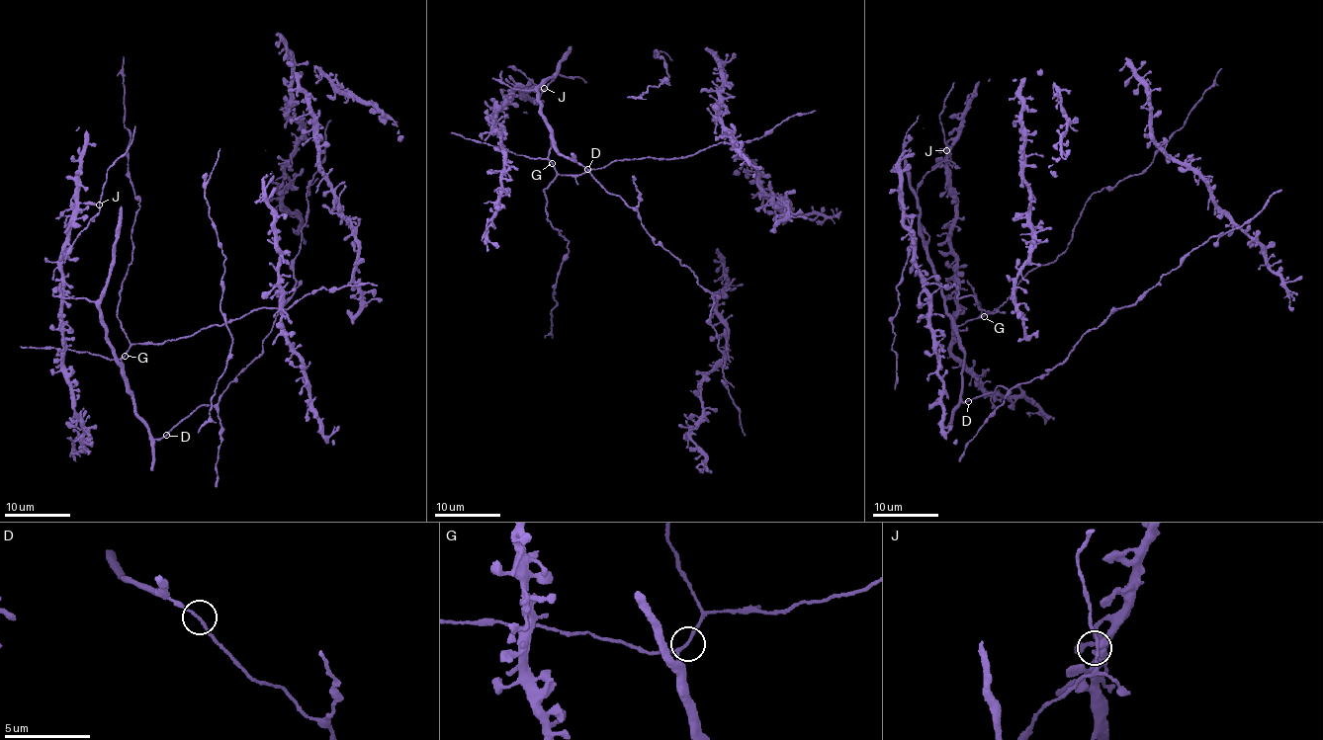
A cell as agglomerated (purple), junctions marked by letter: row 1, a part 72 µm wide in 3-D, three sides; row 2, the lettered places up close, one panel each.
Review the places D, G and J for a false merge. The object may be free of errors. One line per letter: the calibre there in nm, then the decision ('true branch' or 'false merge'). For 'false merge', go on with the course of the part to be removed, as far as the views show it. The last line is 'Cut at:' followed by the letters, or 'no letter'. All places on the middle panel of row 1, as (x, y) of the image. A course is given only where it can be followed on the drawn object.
D: calibre 130 nm; true branch
G: calibre 130 nm; true branch
J: calibre 120 nm; true branch
Cut at: no letter

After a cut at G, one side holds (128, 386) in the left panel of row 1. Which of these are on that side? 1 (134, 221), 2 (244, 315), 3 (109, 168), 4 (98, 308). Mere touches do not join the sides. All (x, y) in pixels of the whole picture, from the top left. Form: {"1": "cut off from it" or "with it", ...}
{"1": "cut off from it", "2": "cut off from it", "3": "with it", "4": "with it"}

